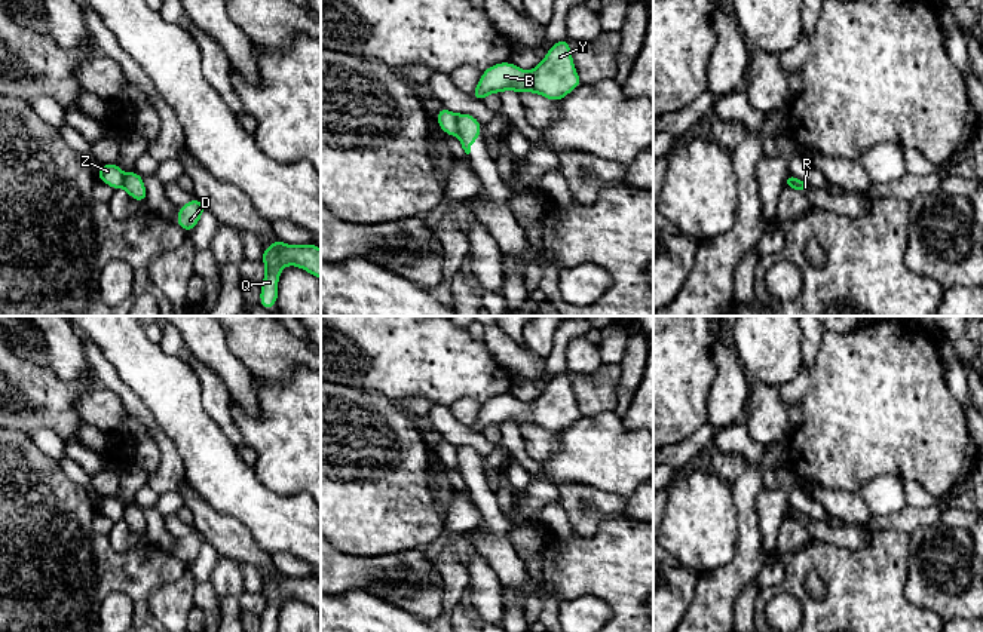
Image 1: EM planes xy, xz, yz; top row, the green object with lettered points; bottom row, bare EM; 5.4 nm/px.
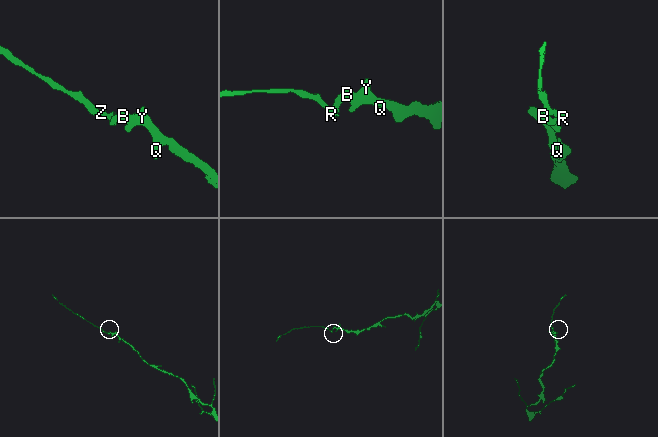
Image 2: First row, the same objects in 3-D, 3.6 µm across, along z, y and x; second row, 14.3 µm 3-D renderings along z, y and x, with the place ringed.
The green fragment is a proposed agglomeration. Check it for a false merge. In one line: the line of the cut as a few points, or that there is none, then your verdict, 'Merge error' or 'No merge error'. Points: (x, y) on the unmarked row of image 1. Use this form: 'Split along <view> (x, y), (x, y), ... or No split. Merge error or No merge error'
Split along xz (455, 447), (458, 466). Merge error

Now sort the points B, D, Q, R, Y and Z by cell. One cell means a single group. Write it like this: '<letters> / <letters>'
B D Q Y / R Z

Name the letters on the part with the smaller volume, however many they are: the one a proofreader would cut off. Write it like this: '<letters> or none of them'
R, Z

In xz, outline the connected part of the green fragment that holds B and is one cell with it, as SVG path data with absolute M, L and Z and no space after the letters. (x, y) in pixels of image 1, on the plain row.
M566 369L555 374L539 398L530 404L524 404L509 393L489 399L483 404L471 429L483 433L489 426L511 421L518 427L535 424L557 435L581 417Z

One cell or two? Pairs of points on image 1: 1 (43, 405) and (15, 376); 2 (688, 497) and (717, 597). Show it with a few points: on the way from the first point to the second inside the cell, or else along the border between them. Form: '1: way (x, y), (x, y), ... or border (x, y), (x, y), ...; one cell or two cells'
1: way (36, 398), (21, 383); one cell
2: border (737, 548), (728, 564), (698, 576); two cells

